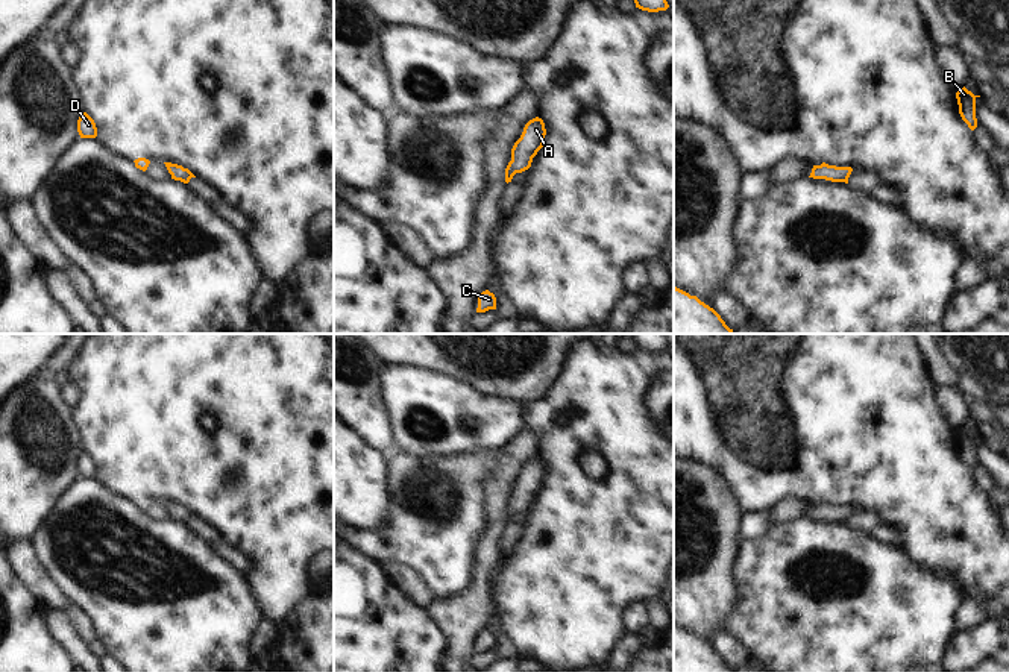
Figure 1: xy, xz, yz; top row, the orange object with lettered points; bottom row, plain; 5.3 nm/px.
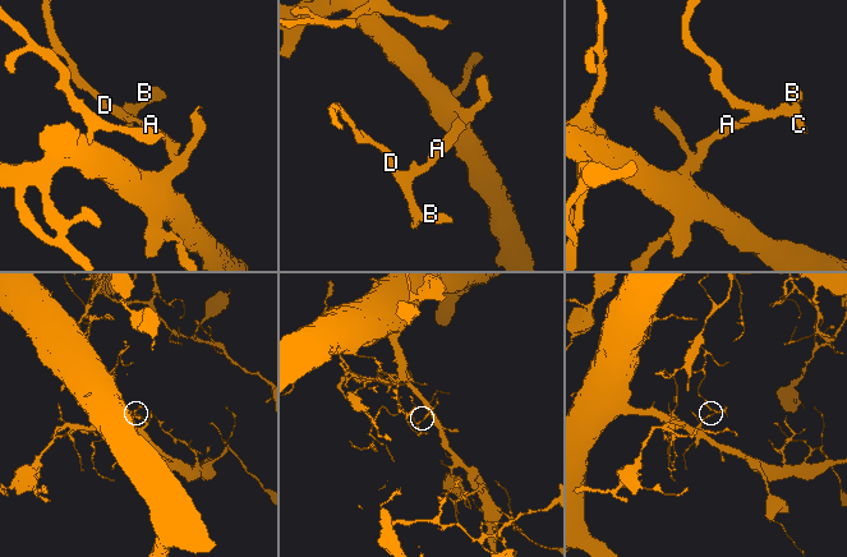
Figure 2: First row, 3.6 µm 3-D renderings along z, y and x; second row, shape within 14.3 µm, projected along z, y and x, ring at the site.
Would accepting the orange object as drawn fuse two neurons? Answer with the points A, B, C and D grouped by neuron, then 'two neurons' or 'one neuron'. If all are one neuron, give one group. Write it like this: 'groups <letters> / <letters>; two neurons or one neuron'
groups A B C D; one neuron

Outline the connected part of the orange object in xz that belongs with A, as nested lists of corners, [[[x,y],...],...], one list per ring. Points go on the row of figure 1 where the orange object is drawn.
[[[536,117],[525,124],[520,138],[511,149],[511,161],[505,168],[507,184],[511,182],[516,173],[522,173],[531,167],[533,158],[543,147],[545,135],[546,129],[542,118]]]

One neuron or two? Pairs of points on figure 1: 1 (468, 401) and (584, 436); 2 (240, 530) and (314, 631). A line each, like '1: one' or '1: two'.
1: two
2: two

